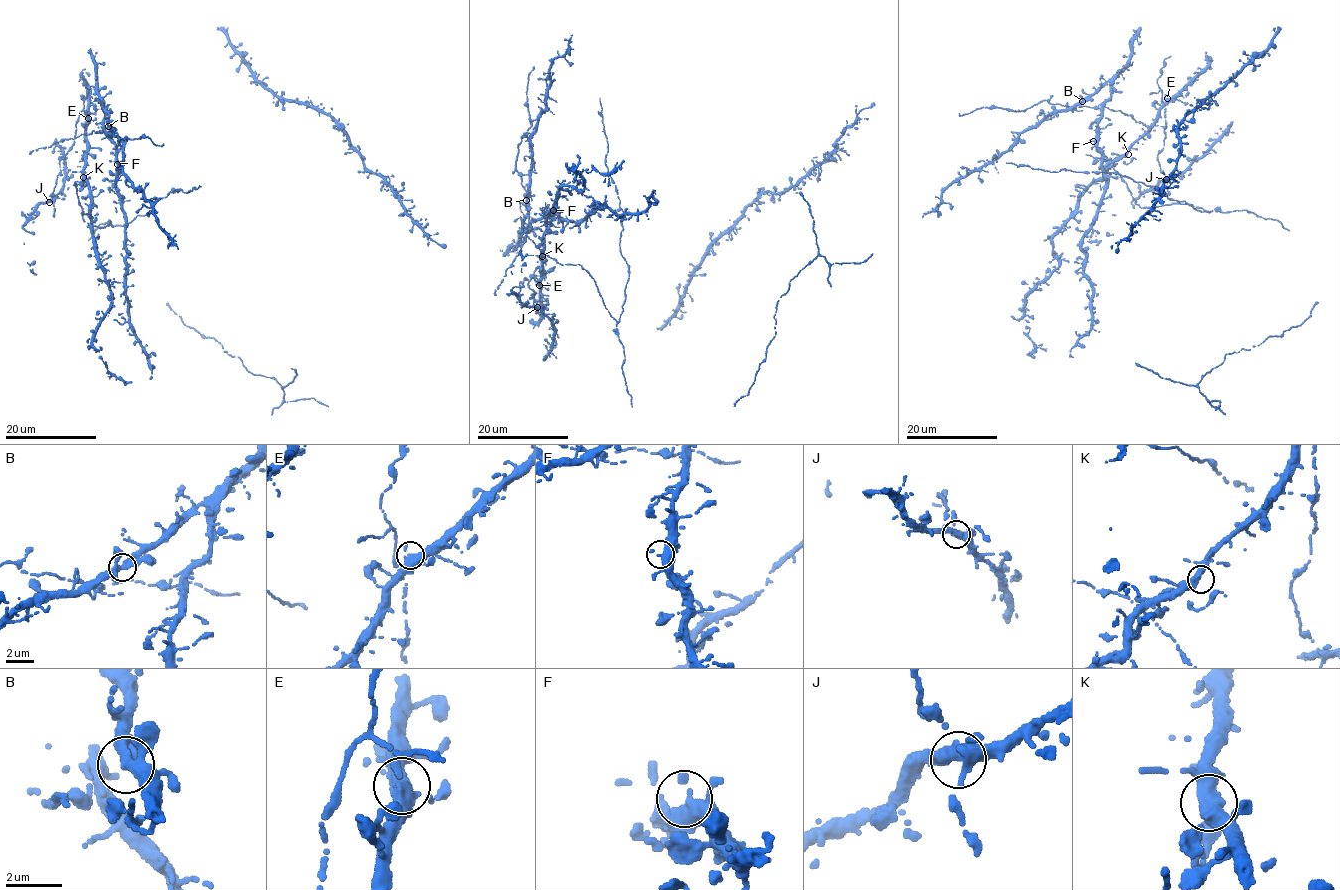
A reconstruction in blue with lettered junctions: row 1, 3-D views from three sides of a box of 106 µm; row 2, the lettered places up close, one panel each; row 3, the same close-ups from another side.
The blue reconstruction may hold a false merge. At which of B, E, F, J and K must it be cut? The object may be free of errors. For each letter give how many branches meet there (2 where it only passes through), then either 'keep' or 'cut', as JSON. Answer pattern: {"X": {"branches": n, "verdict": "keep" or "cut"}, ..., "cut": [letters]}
{"B": {"branches": 3, "verdict": "keep"}, "E": {"branches": 3, "verdict": "keep"}, "F": {"branches": 3, "verdict": "keep"}, "J": {"branches": 3, "verdict": "keep"}, "K": {"branches": 3, "verdict": "keep"}, "cut": []}

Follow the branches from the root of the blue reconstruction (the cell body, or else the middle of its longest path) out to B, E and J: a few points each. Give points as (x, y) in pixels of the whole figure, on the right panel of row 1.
B: (1124, 153), (1104, 173), (1109, 167), (1103, 169), (1098, 121), (1110, 96), (1110, 83), (1082, 101)
E: (1124, 153), (1147, 130), (1167, 98)
J: (1124, 153), (1153, 122), (1158, 108), (1165, 102), (1161, 90), (1165, 135), (1157, 160), (1166, 179)

